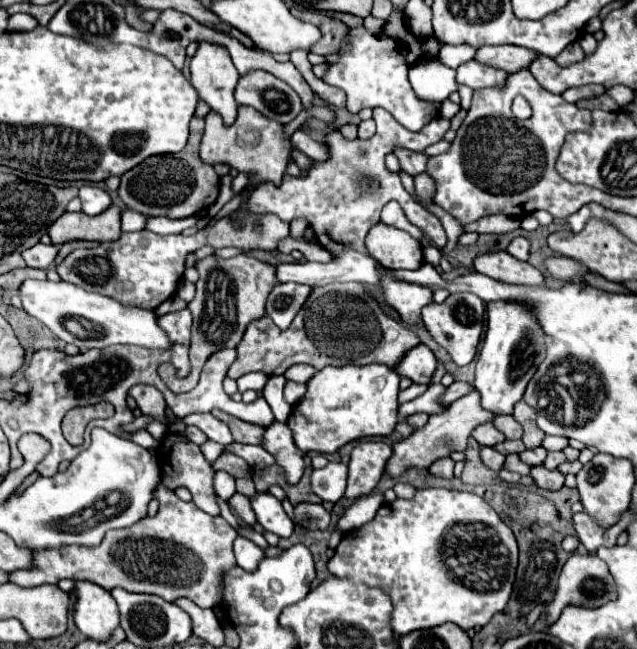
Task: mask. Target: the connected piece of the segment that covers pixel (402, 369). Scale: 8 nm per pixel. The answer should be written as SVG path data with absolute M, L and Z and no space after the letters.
M415 345L413 349L409 349L409 353L405 353L405 357L401 357L401 365L397 365L397 373L401 377L409 377L413 383L429 383L433 371L437 367L437 359L433 355L433 351L427 345Z

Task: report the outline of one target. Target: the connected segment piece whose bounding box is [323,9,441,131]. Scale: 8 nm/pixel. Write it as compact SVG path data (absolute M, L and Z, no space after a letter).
M393 9L381 33L369 33L363 25L349 29L341 47L341 59L329 65L323 81L347 93L347 109L351 113L359 113L363 107L383 107L403 127L407 127L409 131L419 131L425 123L433 119L435 113L439 113L441 105L433 101L423 101L415 95L407 79L407 71L417 59L421 59L421 39L413 35L405 25L403 9Z

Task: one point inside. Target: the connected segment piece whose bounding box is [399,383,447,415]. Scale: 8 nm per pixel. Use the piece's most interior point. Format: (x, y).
(430, 402)

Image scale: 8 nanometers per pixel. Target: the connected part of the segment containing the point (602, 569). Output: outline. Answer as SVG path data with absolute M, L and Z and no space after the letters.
M573 553L561 569L559 583L557 583L557 595L553 597L553 601L547 607L547 623L557 621L563 607L567 607L569 603L585 605L585 607L599 607L599 605L605 605L607 601L613 601L615 595L617 595L617 587L615 587L615 581L613 581L613 575L607 563L593 555Z

